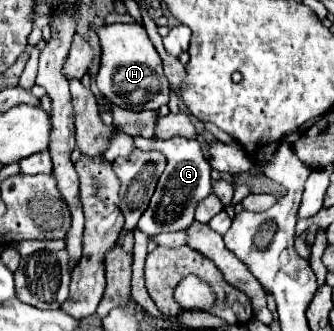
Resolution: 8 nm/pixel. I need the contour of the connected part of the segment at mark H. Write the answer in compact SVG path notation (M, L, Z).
M143 23L105 25L97 29L97 35L101 43L101 65L95 81L103 97L113 101L113 105L131 111L159 109L169 103L169 81L163 75L161 57L149 41Z

